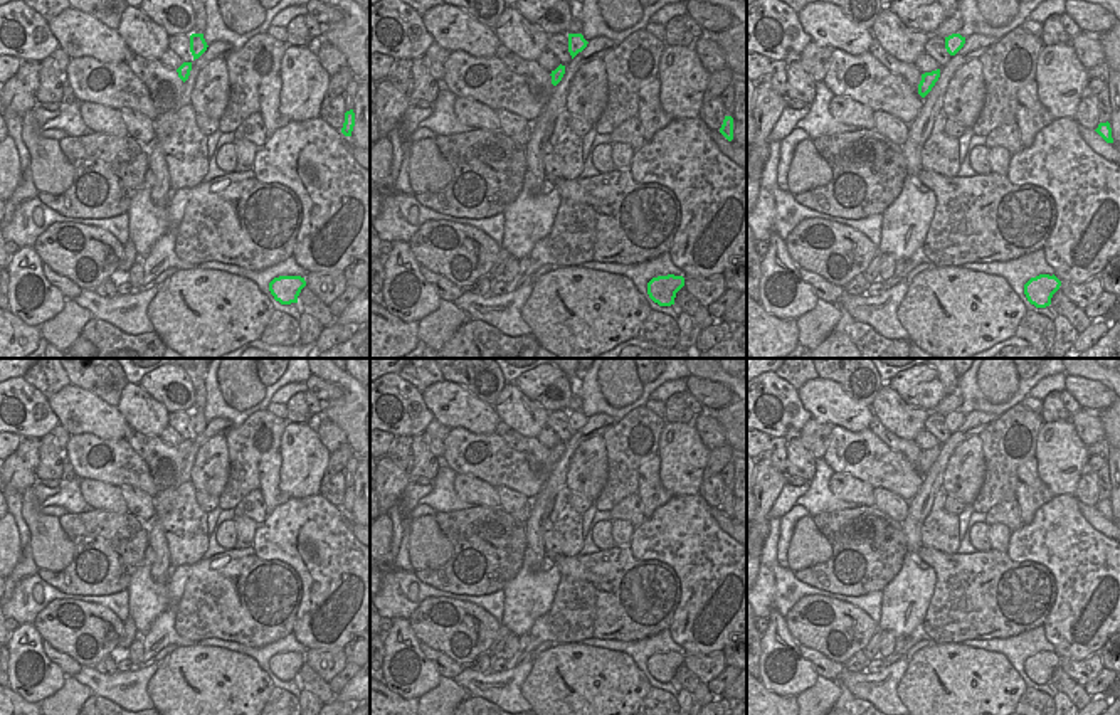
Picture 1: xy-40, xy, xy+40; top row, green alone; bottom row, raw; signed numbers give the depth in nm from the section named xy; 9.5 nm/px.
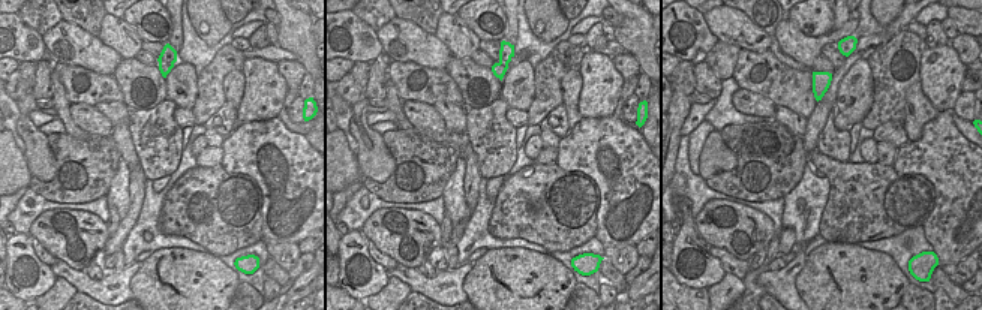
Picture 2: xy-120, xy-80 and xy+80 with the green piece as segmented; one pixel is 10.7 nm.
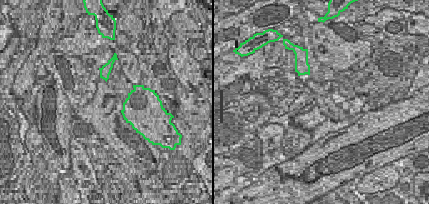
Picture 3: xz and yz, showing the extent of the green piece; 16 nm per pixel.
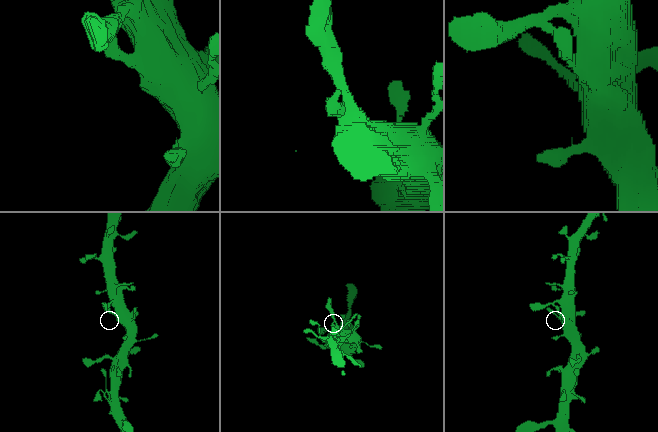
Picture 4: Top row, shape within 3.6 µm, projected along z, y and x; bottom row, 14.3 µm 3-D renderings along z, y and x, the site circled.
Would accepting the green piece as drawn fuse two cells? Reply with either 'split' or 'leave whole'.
leave whole

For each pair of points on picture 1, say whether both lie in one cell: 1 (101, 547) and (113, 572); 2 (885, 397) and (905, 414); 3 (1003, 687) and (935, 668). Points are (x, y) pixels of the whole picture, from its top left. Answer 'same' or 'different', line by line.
1: same
2: same
3: same

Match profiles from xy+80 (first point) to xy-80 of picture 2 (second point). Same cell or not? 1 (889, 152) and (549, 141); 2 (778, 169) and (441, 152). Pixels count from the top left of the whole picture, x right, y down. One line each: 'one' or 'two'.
1: one
2: one

